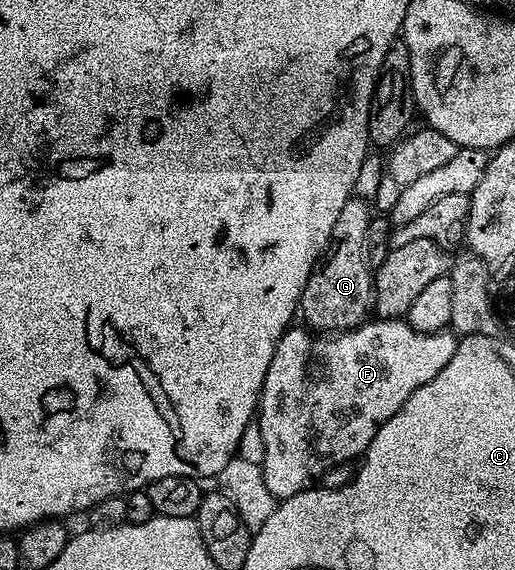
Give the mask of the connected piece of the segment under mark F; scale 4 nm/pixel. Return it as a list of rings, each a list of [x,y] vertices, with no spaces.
[[[401,318],[366,320],[353,330],[342,330],[336,334],[300,329],[286,330],[279,340],[255,411],[255,423],[262,433],[265,451],[260,464],[263,481],[277,500],[310,489],[316,483],[313,481],[320,474],[327,473],[336,462],[360,459],[375,432],[379,432],[379,428],[387,424],[399,408],[403,408],[415,391],[443,372],[447,360],[455,356],[459,341],[458,335],[453,332],[424,334],[411,328],[408,321]]]

